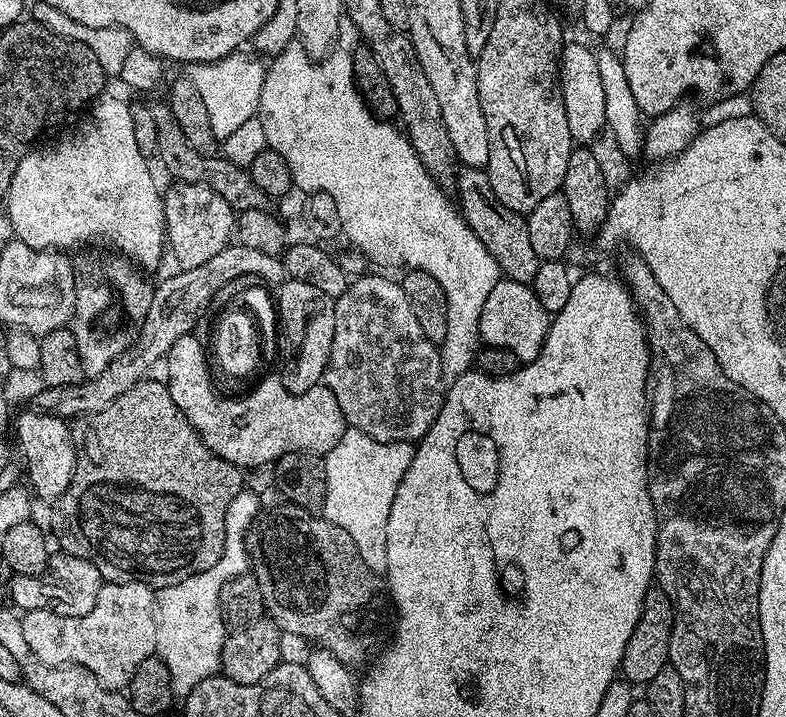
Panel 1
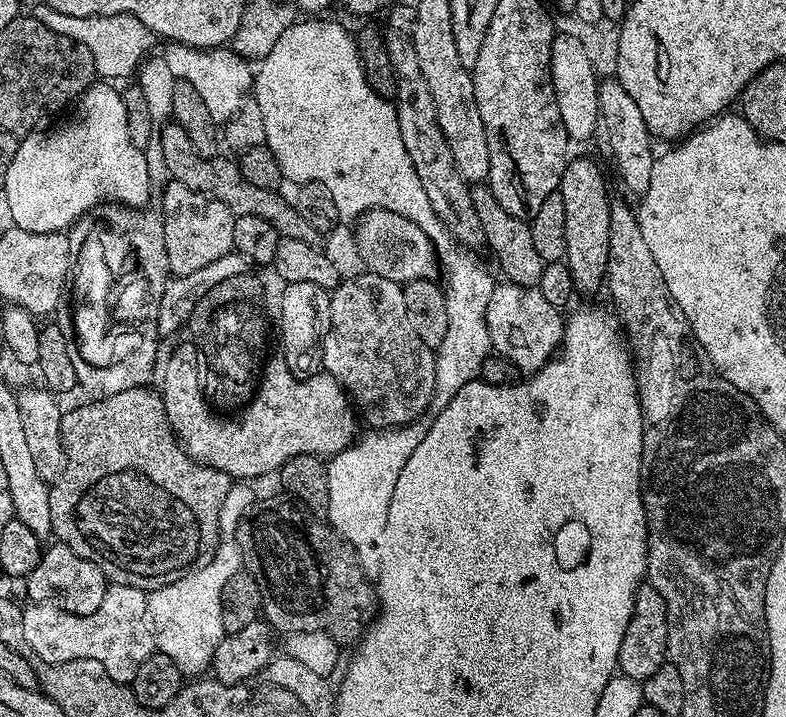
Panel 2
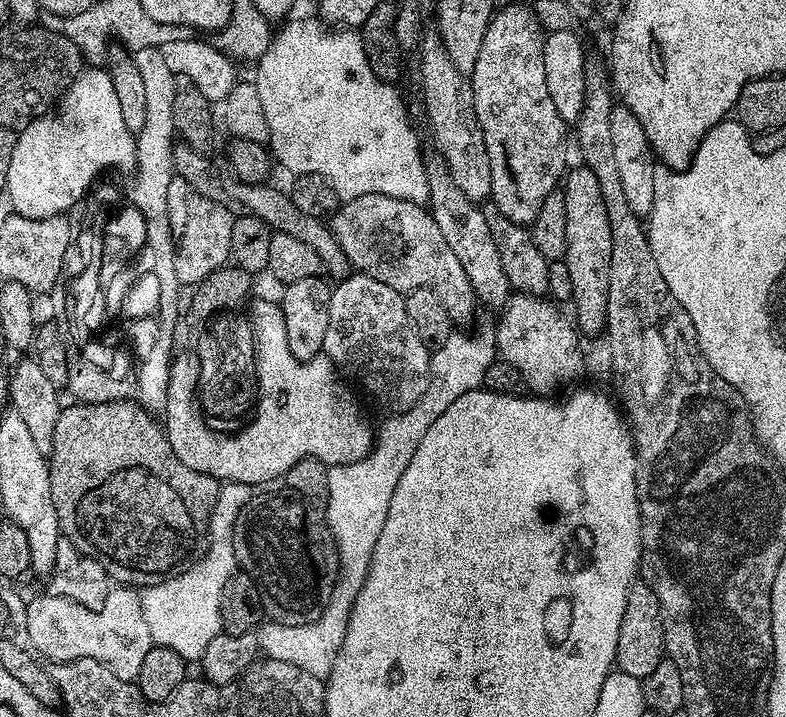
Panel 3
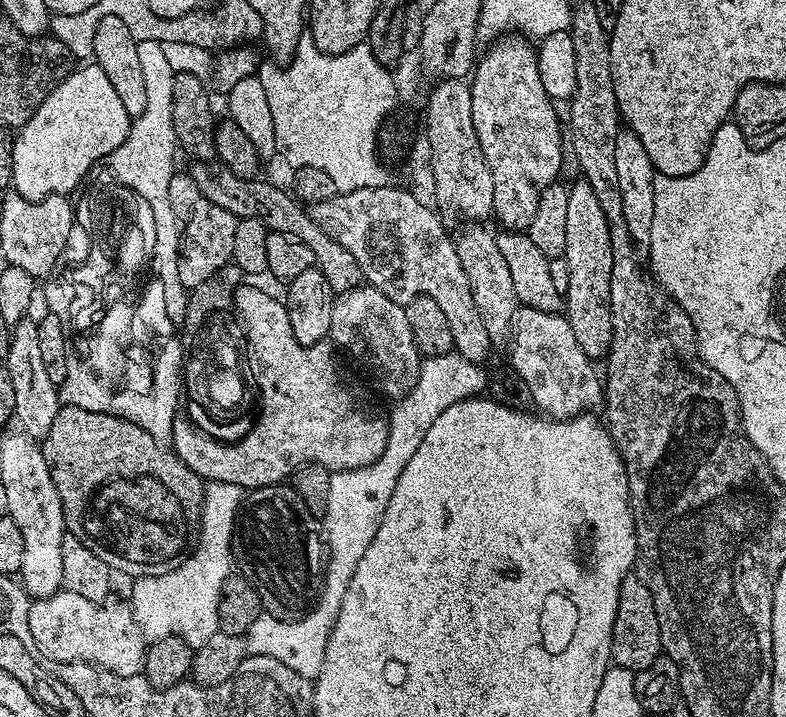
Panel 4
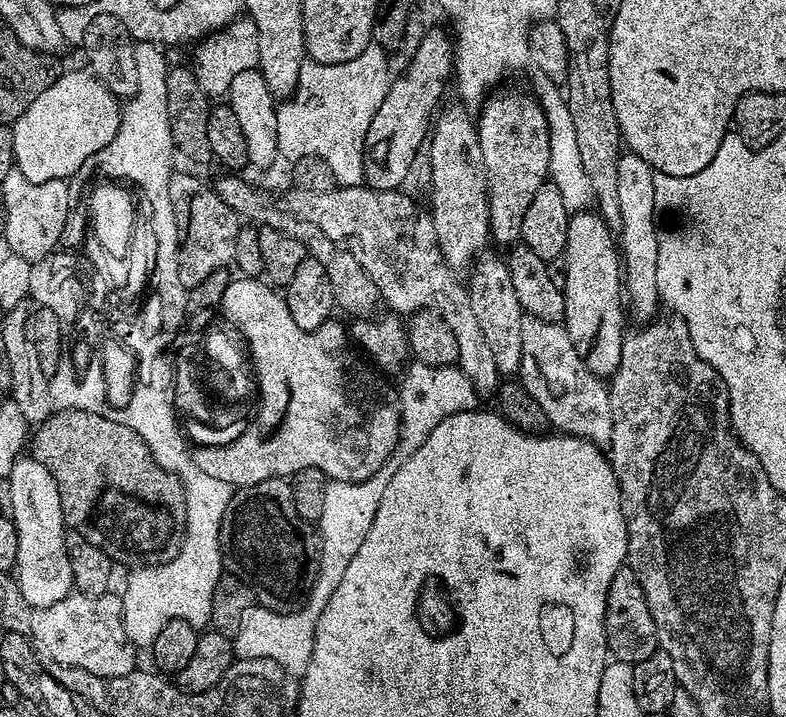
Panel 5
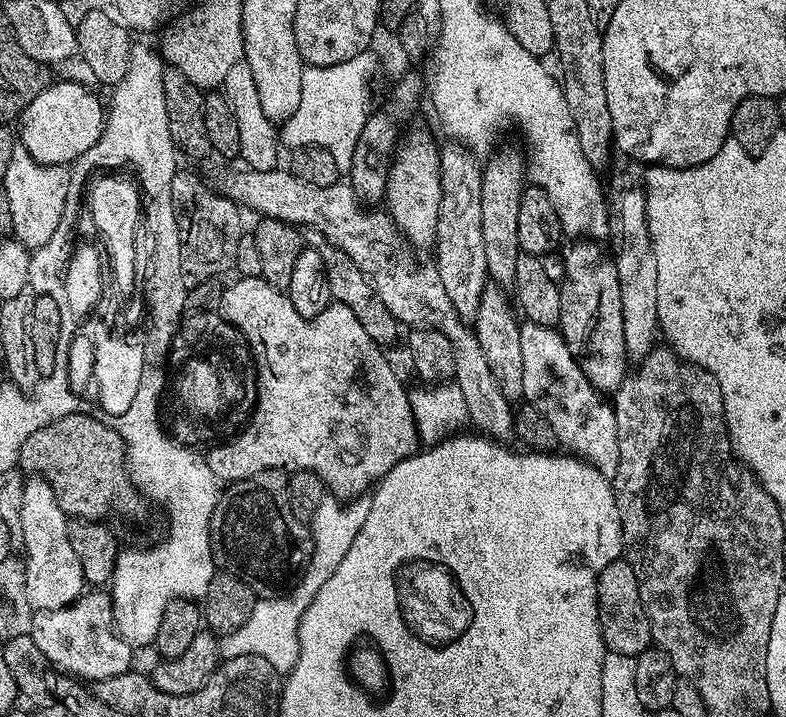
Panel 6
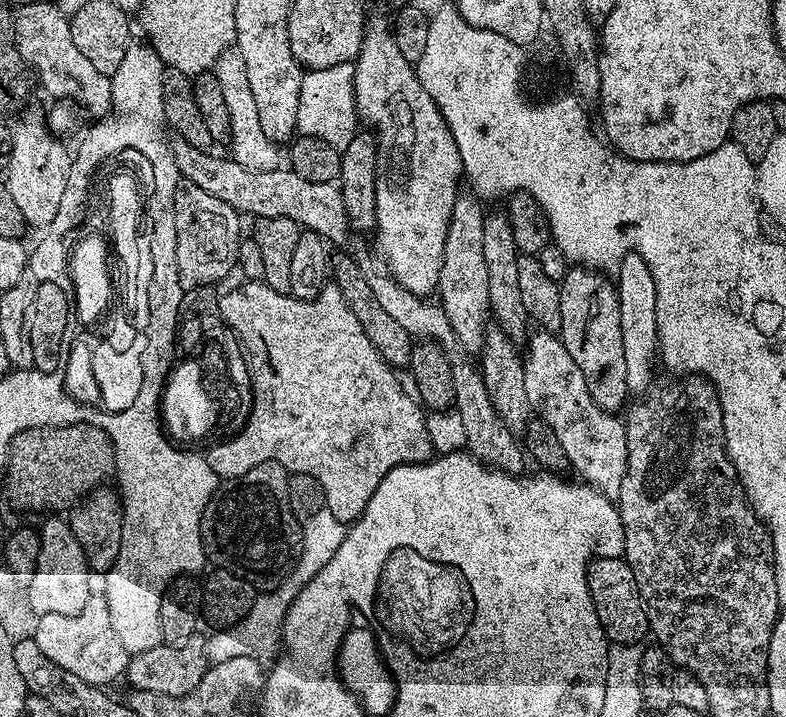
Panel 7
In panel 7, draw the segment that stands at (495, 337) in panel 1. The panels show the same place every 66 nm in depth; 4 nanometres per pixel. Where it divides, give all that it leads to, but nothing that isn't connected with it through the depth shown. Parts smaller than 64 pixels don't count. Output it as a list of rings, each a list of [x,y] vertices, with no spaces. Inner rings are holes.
[[[536,330],[527,341],[524,357],[524,373],[526,374],[526,398],[530,402],[533,413],[545,420],[558,434],[558,442],[562,442],[562,450],[566,450],[571,471],[577,472],[583,483],[597,488],[604,496],[619,497],[622,490],[622,478],[626,478],[626,430],[624,420],[619,415],[602,410],[594,398],[590,398],[590,390],[586,390],[586,378],[582,378],[582,370],[570,358],[570,350],[560,341],[559,335]]]

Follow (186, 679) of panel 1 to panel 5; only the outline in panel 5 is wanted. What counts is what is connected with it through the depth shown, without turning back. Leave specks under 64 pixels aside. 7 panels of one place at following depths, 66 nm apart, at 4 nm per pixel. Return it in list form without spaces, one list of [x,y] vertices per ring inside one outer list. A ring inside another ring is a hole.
[[[188,468],[179,478],[186,494],[186,530],[180,553],[164,564],[133,567],[122,591],[126,634],[136,646],[151,646],[154,638],[158,638],[158,630],[172,620],[185,620],[190,627],[200,630],[212,618],[214,586],[218,586],[224,562],[222,554],[216,556],[216,543],[220,541],[216,520],[224,517],[220,508],[226,508],[224,500],[230,502],[230,488],[224,488],[224,482],[220,484],[217,476],[202,474],[200,468]]]

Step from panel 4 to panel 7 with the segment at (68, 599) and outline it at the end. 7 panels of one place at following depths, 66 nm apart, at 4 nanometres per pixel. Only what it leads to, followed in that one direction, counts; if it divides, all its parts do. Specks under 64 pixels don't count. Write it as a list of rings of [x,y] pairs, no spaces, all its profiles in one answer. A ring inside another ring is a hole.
[[[93,594],[78,610],[78,614],[42,614],[37,618],[37,630],[31,638],[38,642],[42,654],[62,666],[70,674],[82,678],[97,686],[109,686],[116,679],[123,677],[128,670],[130,654],[122,646],[118,634],[114,634],[114,625],[110,622],[110,606],[106,606],[103,595]]]

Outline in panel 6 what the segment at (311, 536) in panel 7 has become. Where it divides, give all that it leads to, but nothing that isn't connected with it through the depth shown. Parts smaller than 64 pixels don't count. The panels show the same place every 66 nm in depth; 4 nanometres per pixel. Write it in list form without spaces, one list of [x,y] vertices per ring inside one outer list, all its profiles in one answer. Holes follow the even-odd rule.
[[[325,495],[322,506],[318,506],[310,522],[312,557],[308,569],[301,576],[300,582],[293,584],[287,594],[257,599],[254,610],[250,610],[250,618],[246,618],[246,622],[242,622],[242,626],[238,626],[234,634],[220,640],[220,654],[224,660],[238,658],[242,654],[258,654],[258,658],[266,658],[266,662],[270,662],[270,666],[274,666],[278,673],[287,674],[294,670],[300,653],[298,626],[302,614],[306,614],[318,590],[326,586],[334,570],[338,570],[342,558],[346,558],[350,546],[354,546],[354,538],[358,538],[358,530],[362,530],[362,522],[366,522],[366,514],[370,514],[371,505],[371,499],[357,498],[342,506],[335,495]]]

